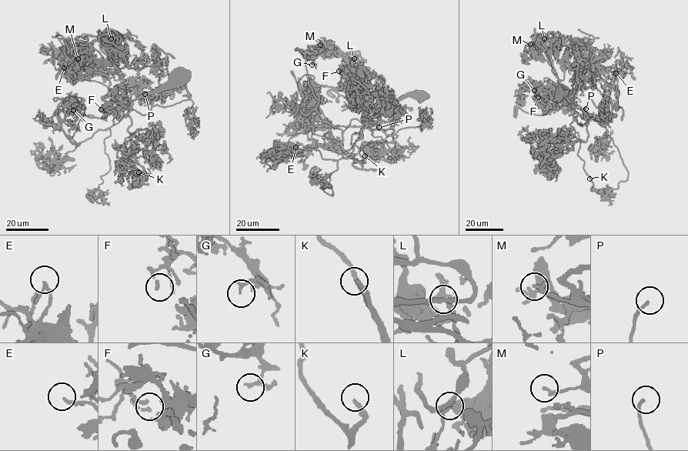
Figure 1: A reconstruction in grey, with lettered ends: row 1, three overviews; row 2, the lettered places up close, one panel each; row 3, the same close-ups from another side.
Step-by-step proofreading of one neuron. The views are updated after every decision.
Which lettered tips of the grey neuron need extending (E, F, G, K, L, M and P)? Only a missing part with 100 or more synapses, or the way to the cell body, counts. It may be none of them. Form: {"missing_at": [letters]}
{"missing_at": ["K", "P"]}

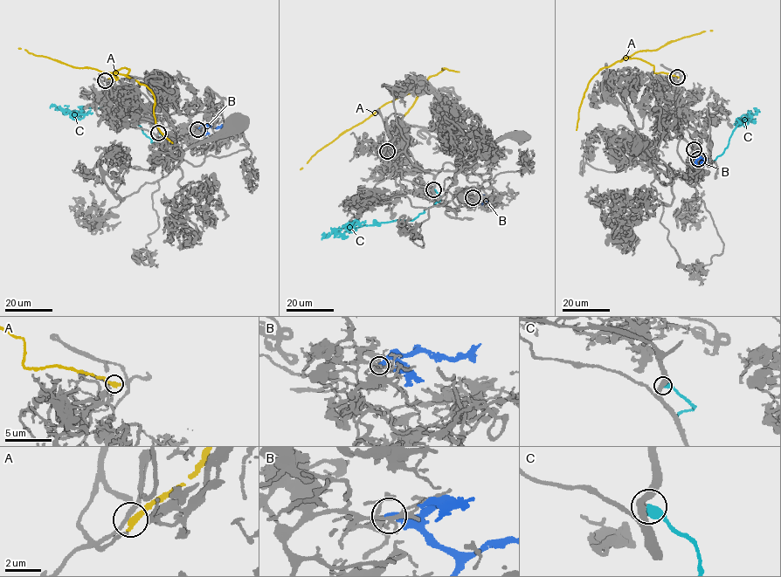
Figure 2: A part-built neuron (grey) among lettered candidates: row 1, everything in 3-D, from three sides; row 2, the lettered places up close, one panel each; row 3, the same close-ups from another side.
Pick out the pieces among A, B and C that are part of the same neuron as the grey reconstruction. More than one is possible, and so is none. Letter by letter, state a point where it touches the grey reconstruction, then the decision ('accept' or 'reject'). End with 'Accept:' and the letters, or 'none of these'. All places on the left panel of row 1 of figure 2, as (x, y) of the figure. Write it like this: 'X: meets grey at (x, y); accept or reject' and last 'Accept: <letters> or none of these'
A: meets grey at (105, 80); reject
B: meets grey at (197, 129); reject
C: meets grey at (158, 133); accept
Accept: C

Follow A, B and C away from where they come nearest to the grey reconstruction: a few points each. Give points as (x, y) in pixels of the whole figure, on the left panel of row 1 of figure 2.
A: (105, 80), (115, 76), (117, 79), (114, 73), (121, 68), (129, 70), (126, 75), (75, 67), (18, 48)
B: (197, 129), (207, 126), (219, 127), (224, 124)
C: (158, 133), (166, 139), (154, 142), (139, 125), (103, 108), (81, 106), (79, 114), (54, 106), (50, 108)

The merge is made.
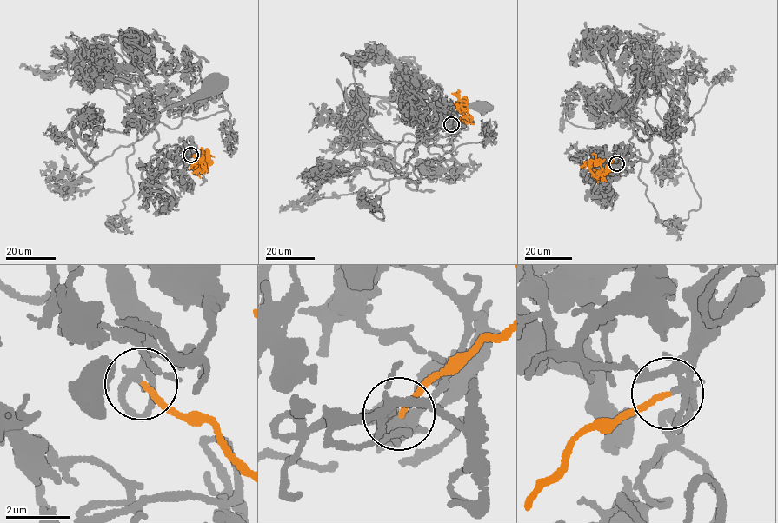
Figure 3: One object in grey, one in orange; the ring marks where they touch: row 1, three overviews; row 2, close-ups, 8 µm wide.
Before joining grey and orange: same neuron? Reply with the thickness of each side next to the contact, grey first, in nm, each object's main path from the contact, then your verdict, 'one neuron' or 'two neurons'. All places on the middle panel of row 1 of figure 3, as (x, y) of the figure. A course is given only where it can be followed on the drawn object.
220 nm thick on the grey side, 170 nm on the other; grey runs (451, 124), (450, 120), (446, 128), (425, 137), (412, 155), (437, 122), (483, 104); orange runs (451, 124), (465, 116), (458, 95), (451, 93); one neuron

